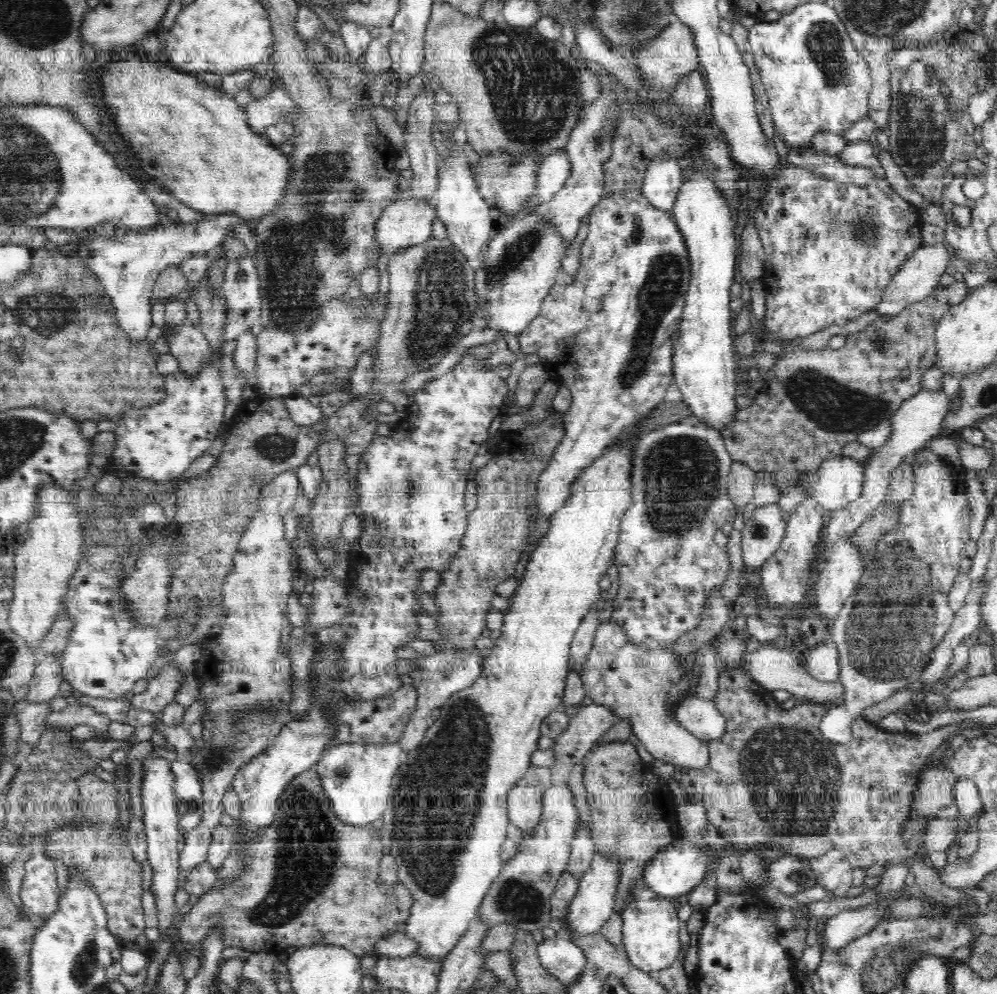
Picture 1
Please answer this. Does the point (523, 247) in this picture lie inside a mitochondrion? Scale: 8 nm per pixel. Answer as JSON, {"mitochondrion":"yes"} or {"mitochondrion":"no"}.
{"mitochondrion":"yes"}

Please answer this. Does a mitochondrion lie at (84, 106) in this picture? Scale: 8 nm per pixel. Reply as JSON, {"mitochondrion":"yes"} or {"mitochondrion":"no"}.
{"mitochondrion":"no"}

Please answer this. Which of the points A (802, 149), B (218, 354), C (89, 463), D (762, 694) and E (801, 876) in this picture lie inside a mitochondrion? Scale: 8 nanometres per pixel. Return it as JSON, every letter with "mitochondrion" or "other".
{"A":"other","B":"other","C":"other","D":"other","E":"other"}

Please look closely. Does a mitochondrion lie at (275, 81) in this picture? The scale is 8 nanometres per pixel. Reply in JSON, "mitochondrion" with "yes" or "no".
{"mitochondrion":"no"}

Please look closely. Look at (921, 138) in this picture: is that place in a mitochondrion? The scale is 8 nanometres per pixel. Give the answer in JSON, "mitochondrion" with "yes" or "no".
{"mitochondrion":"yes"}

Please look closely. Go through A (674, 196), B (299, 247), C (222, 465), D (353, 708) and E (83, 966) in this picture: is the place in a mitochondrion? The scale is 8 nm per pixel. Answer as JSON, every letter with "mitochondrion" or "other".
{"A":"other","B":"mitochondrion","C":"other","D":"other","E":"mitochondrion"}

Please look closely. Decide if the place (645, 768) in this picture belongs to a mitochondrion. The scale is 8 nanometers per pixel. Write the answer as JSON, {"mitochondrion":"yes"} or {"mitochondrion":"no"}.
{"mitochondrion":"no"}

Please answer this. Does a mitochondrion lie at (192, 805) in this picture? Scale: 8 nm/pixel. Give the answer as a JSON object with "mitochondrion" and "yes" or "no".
{"mitochondrion":"no"}

